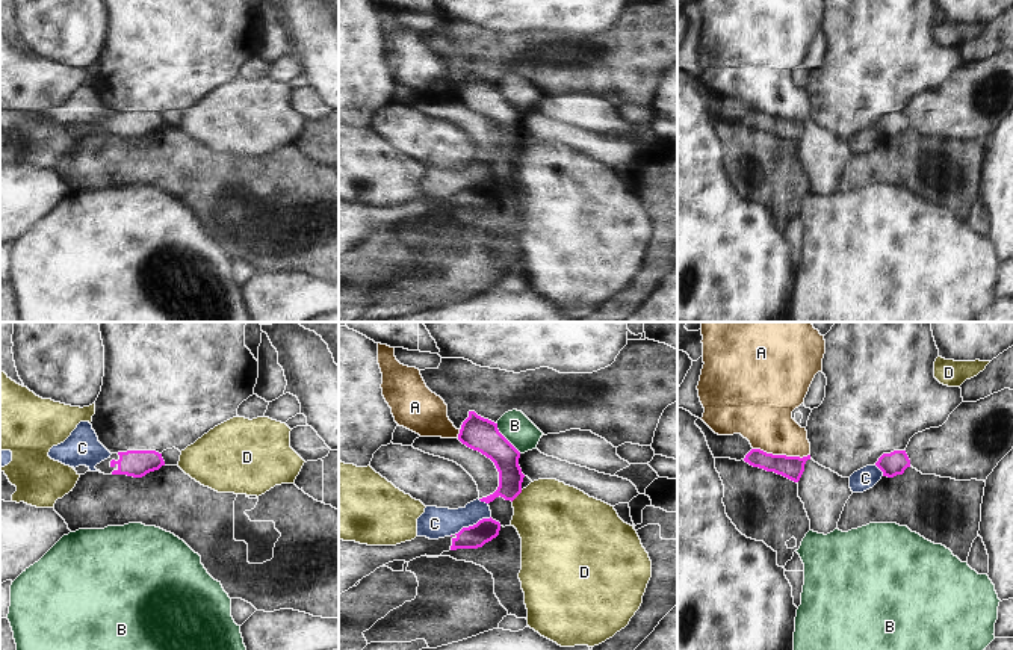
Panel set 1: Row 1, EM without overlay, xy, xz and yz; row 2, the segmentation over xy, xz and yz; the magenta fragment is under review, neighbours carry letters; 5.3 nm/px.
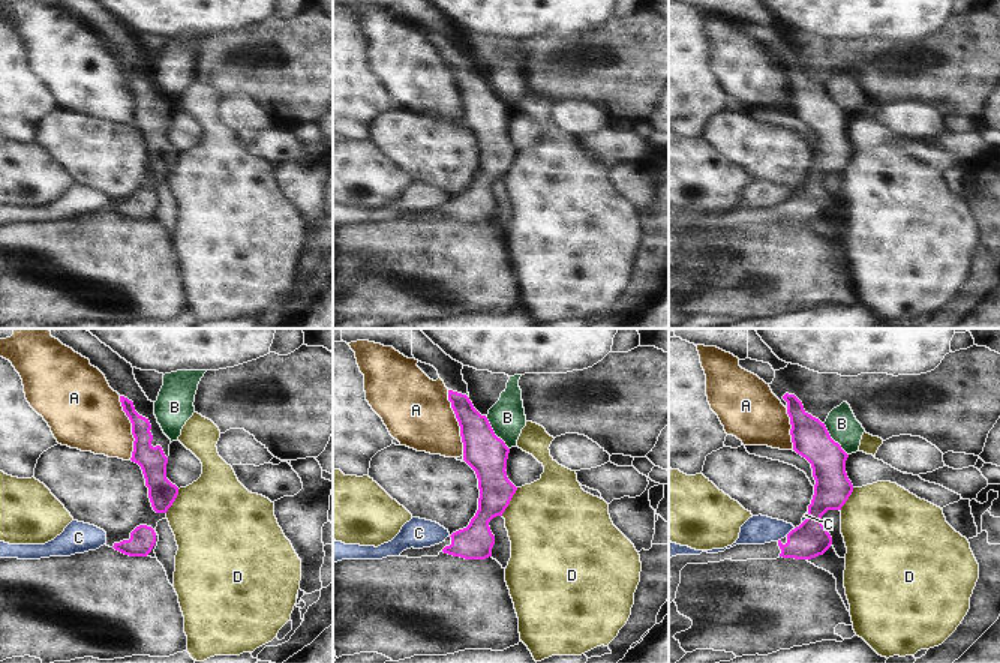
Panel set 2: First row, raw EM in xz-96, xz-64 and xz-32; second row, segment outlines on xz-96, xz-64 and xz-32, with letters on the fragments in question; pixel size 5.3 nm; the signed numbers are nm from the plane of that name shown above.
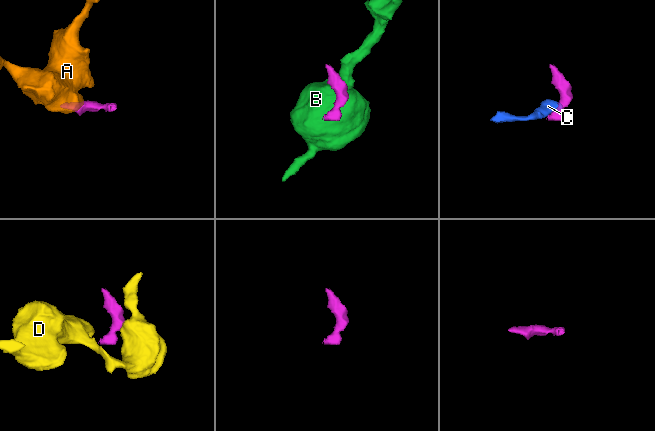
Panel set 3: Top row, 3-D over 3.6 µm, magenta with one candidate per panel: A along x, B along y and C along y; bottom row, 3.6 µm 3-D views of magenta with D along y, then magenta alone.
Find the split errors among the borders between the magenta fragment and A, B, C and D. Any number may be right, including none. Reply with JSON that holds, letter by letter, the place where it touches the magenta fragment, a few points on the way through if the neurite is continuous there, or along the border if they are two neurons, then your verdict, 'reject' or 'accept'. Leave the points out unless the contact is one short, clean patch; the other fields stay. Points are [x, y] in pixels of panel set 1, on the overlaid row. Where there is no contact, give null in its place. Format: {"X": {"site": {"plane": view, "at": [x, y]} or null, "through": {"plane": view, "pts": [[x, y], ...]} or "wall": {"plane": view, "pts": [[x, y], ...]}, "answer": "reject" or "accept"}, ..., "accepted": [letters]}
{"A": {"site": {"plane": "yz", "at": [782, 455]}, "wall": {"plane": "yz", "pts": [[753, 448], [776, 455], [809, 455]]}, "answer": "reject"}, "B": {"site": {"plane": "xz", "at": [505, 439]}, "wall": {"plane": "xz", "pts": [[496, 424], [496, 428], [520, 452]]}, "answer": "reject"}, "C": {"site": {"plane": "xz", "at": [473, 525]}, "wall": {"plane": "xz", "pts": [[490, 516], [463, 526], [454, 534]]}, "answer": "reject"}, "D": {"site": {"plane": "xz", "at": [516, 496]}, "wall": {"plane": "xz", "pts": [[522, 490], [511, 501]]}, "answer": "reject"}, "accepted": []}

